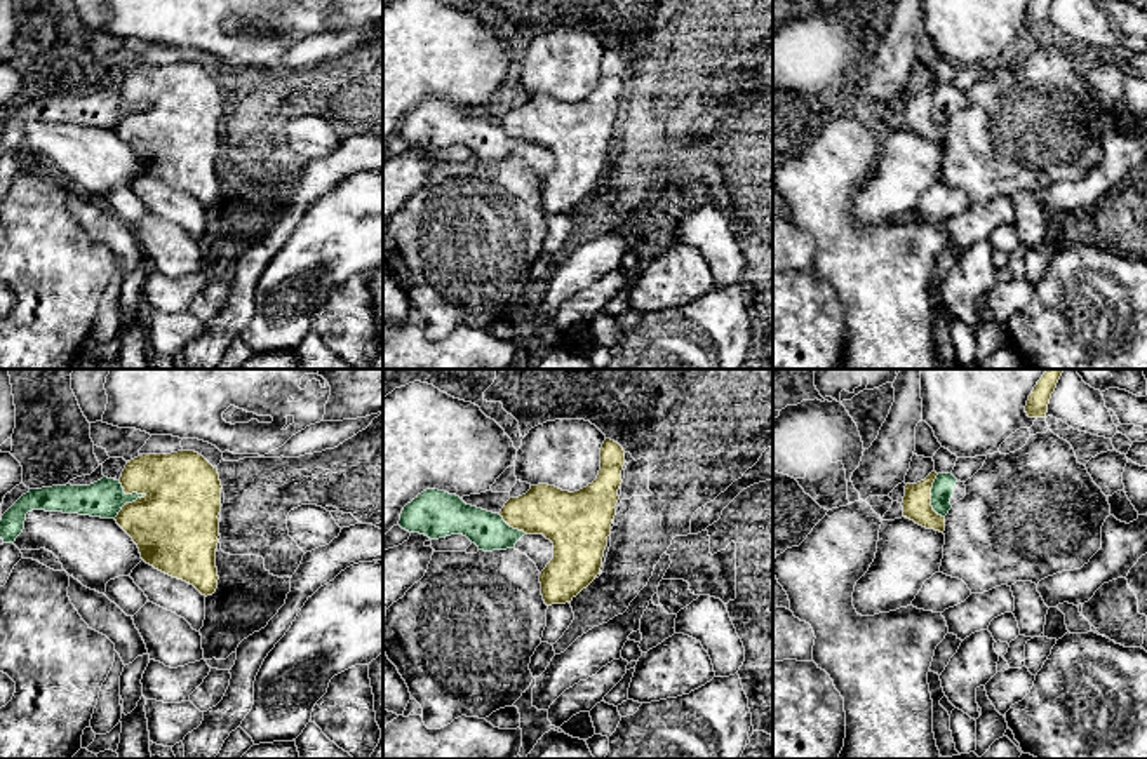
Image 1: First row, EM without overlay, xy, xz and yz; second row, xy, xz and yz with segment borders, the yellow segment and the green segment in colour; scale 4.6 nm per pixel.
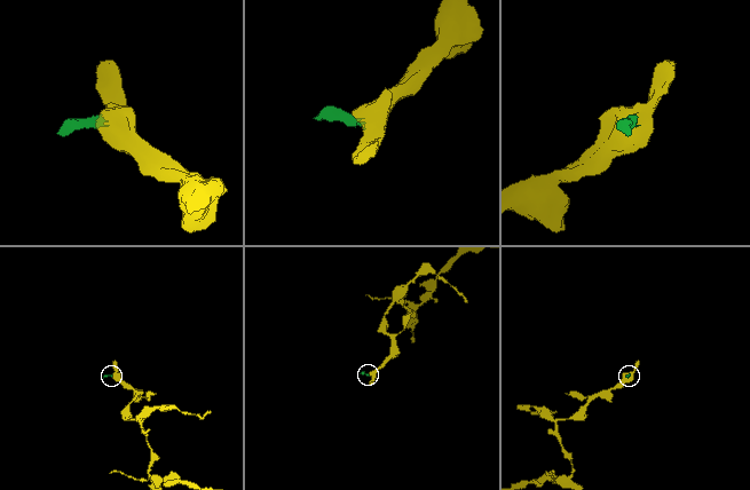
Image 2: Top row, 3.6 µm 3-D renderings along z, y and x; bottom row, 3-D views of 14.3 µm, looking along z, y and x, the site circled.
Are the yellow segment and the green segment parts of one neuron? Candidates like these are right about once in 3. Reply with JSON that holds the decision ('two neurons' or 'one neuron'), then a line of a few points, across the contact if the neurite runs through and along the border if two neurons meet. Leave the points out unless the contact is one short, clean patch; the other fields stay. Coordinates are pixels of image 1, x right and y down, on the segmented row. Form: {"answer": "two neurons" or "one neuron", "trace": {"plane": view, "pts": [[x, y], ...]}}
{"answer": "two neurons", "trace": {"plane": "xy", "pts": [[147, 495], [127, 502], [114, 517]]}}

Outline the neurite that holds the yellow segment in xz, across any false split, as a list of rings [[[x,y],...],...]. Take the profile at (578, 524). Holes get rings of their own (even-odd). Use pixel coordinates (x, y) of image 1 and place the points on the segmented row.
[[[606,439],[600,470],[592,484],[574,493],[548,484],[531,486],[501,508],[500,515],[510,527],[543,534],[553,543],[553,559],[540,574],[547,606],[571,602],[600,574],[623,465],[623,447]]]

